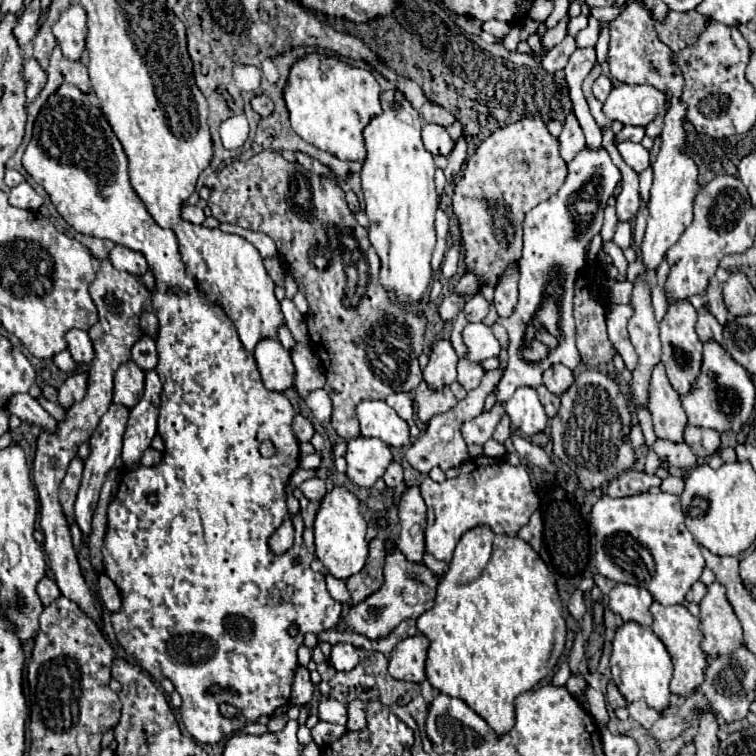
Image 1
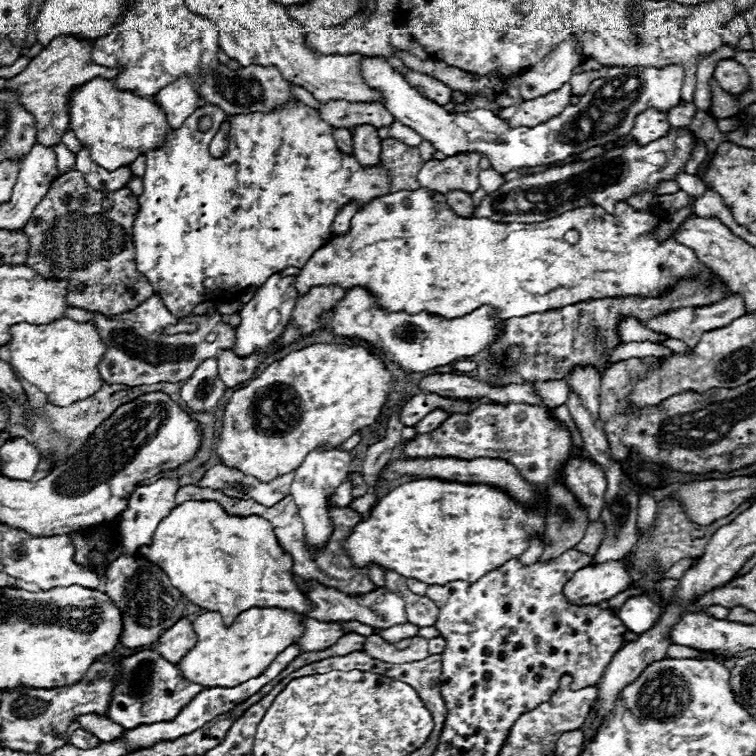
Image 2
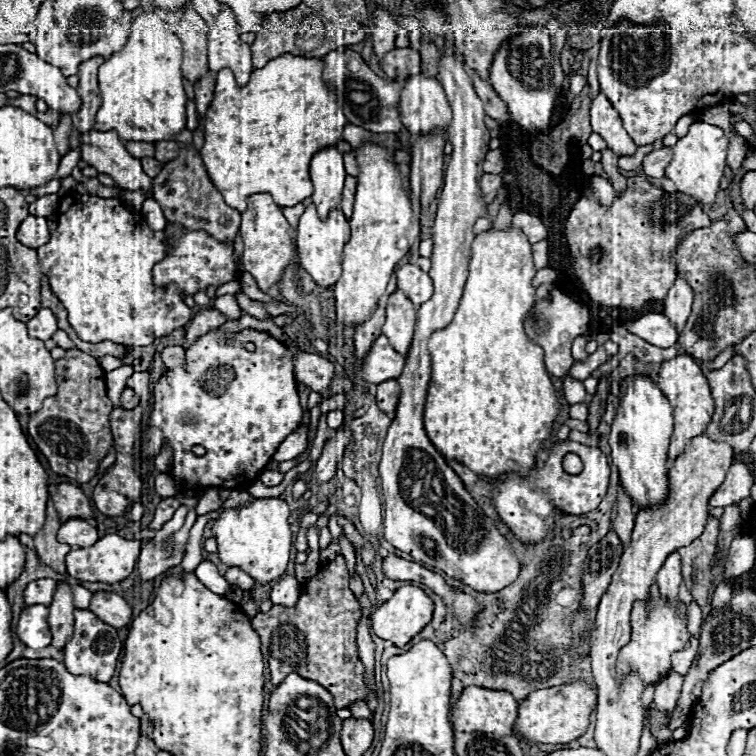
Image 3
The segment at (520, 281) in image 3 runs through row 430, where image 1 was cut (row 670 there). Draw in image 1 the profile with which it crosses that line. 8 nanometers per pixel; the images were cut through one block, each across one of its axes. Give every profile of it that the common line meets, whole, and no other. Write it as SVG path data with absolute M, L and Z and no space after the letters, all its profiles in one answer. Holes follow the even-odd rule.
M476 526L462 534L448 572L438 584L436 604L416 620L418 632L430 640L426 676L442 694L464 700L498 734L514 726L514 698L534 688L558 664L564 650L567 627L556 578L538 552L522 538L494 534L488 526Z

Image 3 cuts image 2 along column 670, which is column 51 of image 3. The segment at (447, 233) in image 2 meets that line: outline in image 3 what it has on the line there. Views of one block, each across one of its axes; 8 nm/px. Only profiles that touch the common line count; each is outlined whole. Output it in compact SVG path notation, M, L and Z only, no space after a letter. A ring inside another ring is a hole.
M76 192L62 196L58 206L58 228L50 242L38 248L38 258L42 272L50 280L52 292L68 310L70 326L80 340L94 344L110 340L124 346L148 346L156 338L168 336L190 322L194 312L180 300L176 286L170 284L166 288L158 288L152 282L154 264L168 252L168 244L164 240L164 232L150 230L144 216L126 210L120 198L98 198L90 194L82 194L78 198Z

